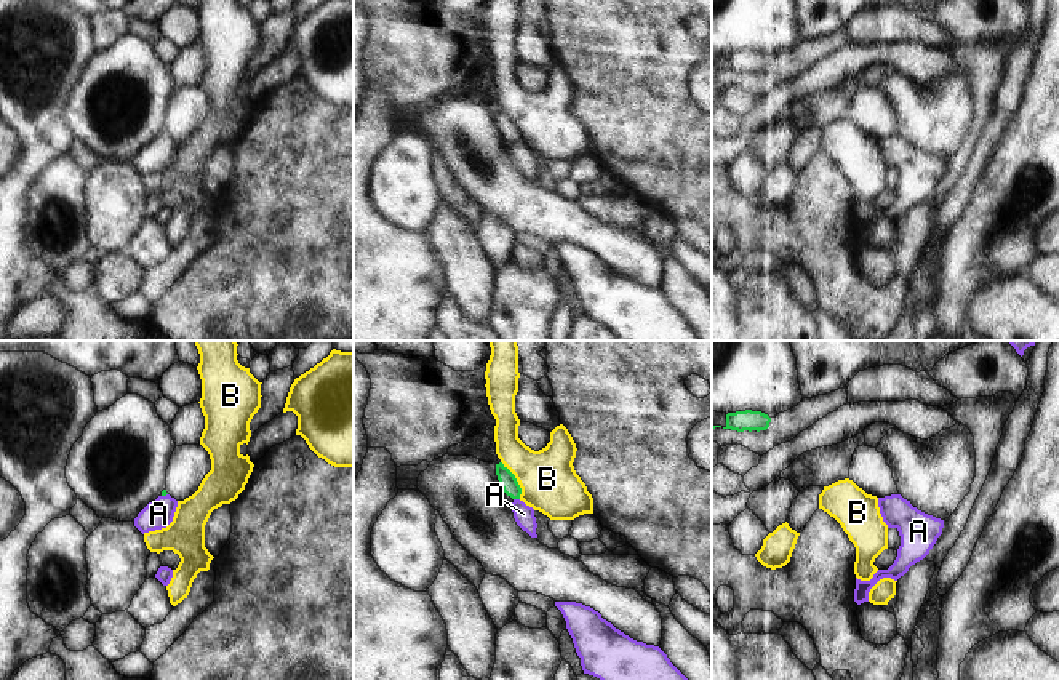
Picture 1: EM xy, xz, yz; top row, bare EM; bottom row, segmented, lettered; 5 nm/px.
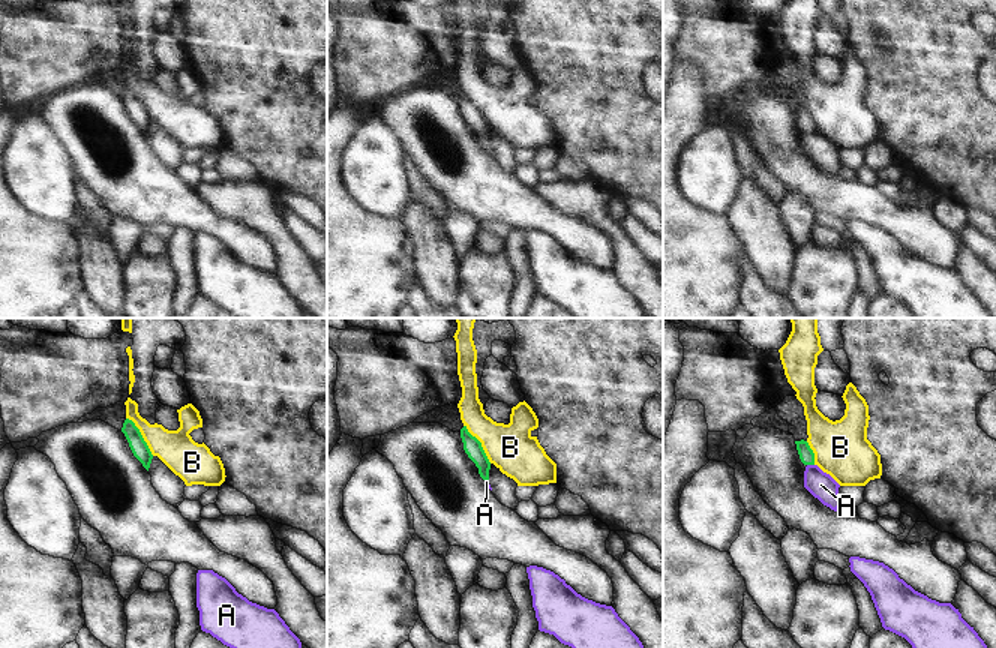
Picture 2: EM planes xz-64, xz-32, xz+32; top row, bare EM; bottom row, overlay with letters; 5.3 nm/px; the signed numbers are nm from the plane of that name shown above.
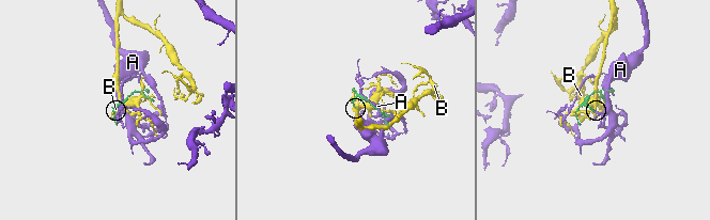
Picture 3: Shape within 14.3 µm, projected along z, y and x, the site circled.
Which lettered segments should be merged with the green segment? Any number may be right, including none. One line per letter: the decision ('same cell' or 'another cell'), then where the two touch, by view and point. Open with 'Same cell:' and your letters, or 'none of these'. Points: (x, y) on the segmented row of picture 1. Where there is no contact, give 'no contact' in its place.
Same cell: A
A: same cell | xz (517, 498)
B: another cell | xz (515, 480)

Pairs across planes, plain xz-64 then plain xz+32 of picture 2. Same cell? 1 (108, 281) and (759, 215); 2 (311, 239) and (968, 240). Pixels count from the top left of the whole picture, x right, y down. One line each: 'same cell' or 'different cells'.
1: same cell
2: same cell

